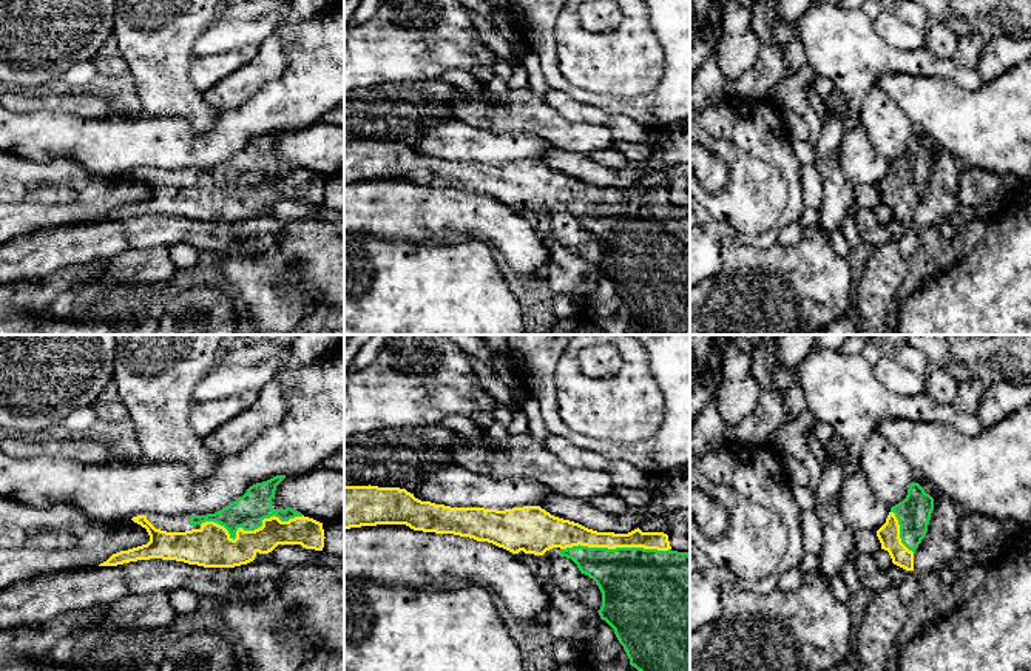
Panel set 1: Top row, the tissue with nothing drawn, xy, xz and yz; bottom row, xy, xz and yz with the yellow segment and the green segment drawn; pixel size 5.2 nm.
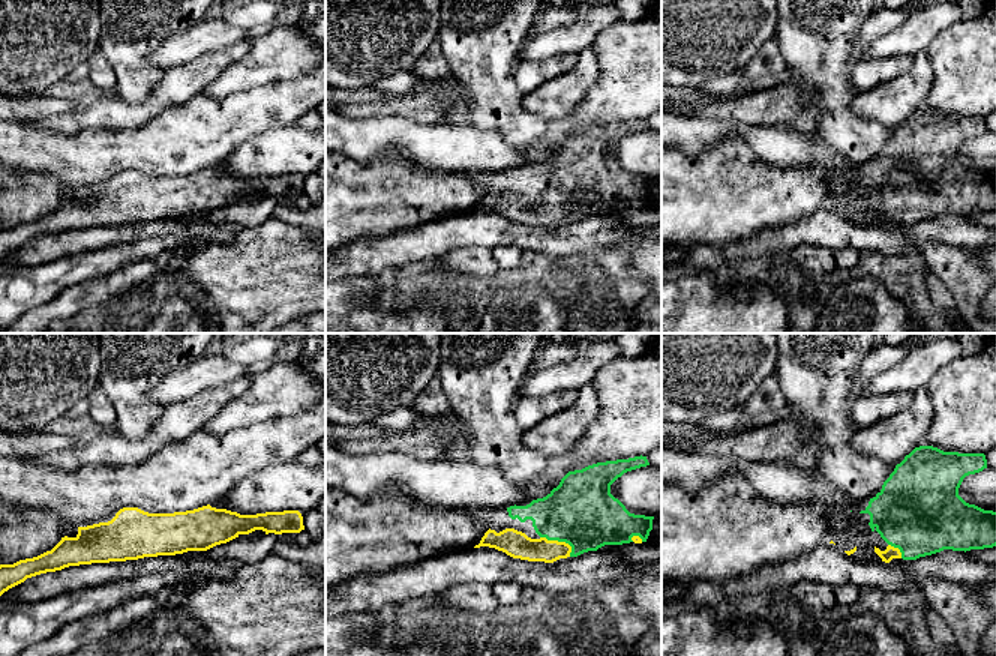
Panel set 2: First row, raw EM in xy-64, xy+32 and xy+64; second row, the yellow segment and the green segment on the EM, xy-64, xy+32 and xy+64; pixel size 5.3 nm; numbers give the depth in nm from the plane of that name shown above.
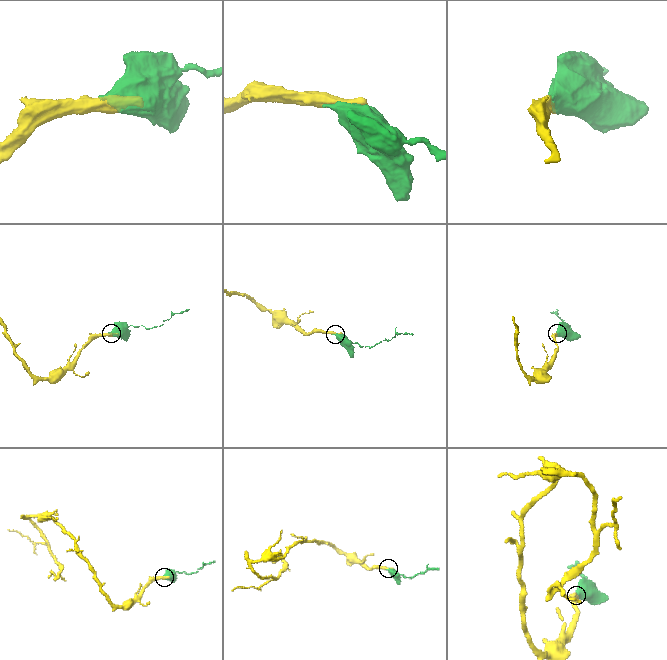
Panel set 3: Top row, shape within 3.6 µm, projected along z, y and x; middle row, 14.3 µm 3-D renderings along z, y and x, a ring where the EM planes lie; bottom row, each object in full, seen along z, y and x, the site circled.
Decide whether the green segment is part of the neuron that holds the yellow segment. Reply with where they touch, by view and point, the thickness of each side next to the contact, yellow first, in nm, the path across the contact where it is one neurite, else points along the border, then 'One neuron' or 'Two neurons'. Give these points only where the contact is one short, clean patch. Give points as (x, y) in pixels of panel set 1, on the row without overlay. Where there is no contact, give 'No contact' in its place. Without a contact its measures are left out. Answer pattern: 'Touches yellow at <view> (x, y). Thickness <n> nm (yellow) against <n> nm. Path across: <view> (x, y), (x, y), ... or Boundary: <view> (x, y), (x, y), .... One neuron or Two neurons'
Touches yellow at xy (250, 185). Thickness 220 nm (yellow) against 170 nm. One neuron

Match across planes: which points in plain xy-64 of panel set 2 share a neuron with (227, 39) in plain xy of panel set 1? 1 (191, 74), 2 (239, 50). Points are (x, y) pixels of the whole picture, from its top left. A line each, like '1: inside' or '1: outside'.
1: outside
2: outside

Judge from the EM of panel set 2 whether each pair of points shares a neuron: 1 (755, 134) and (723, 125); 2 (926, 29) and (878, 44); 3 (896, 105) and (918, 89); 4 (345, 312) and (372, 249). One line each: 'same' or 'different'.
1: same
2: same
3: same
4: different

